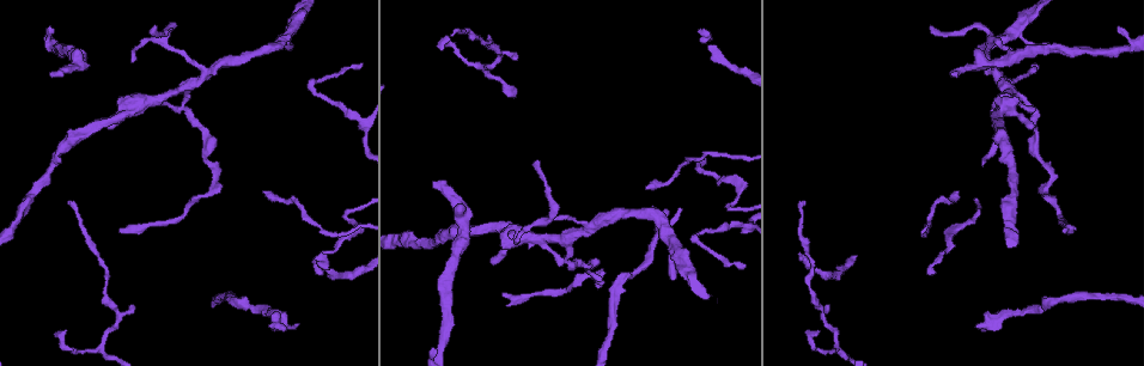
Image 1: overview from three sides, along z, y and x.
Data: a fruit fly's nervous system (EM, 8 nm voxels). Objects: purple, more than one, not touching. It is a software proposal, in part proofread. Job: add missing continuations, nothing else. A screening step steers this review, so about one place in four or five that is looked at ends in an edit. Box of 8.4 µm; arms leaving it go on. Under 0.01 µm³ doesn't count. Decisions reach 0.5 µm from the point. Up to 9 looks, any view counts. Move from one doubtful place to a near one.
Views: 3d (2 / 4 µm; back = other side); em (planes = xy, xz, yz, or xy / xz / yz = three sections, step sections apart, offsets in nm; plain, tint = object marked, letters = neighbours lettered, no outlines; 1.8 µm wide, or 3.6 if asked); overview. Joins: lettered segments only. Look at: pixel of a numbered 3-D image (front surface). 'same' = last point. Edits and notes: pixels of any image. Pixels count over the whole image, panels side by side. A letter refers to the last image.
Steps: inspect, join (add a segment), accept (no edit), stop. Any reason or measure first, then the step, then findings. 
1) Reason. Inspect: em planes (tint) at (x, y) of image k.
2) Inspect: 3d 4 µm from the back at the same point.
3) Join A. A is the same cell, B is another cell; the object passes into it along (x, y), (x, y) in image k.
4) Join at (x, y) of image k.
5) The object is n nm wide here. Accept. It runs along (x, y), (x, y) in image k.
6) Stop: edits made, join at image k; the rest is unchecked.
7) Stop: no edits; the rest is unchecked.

Tapers out. Inspect: em 3.6 µm planes (plain) at (704, 161) of image 1.

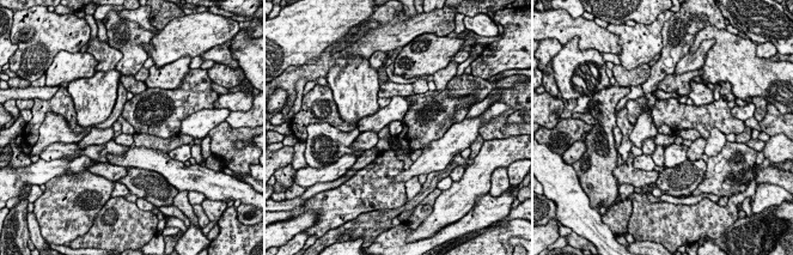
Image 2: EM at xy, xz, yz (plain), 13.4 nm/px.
Inspect: em 3.6 µm planes (letters) at the same point.

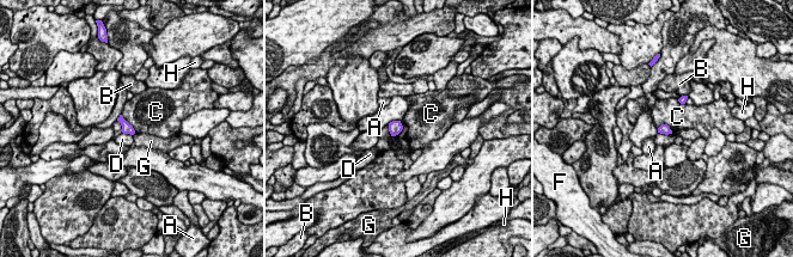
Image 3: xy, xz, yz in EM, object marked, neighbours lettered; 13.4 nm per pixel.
Accept. A, B, C, D, F, G and H are other cells; a border runs along (121, 115), (135, 133) in image 3; none of them fits.

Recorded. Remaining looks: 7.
Three arms meet. Inspect: 3d 2 µm at (591, 227) of image 1.

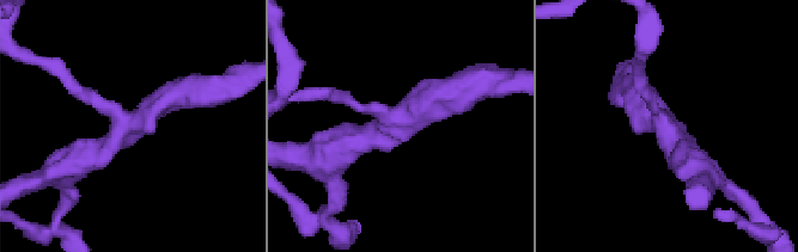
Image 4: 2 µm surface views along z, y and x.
Need the tissue. Inspect: em planes (letters) at (404, 125) of image 4.

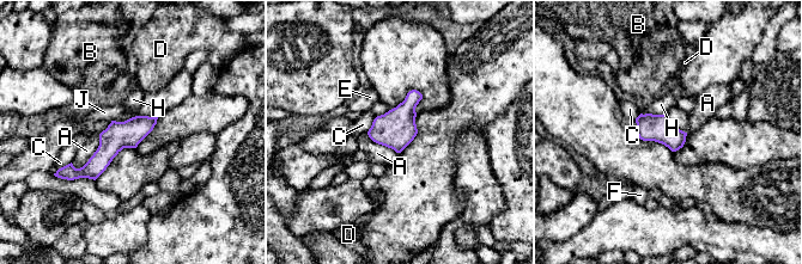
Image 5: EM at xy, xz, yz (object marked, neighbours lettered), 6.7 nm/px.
Accept. A, B, C, D, E, F, H and J are other cells; it runs along (153, 120), (87, 171), (71, 171) in image 5; none of them fits.

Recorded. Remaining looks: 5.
Free end. Inspect: em yz step 8 (tint) at (1016, 97) of image 1.

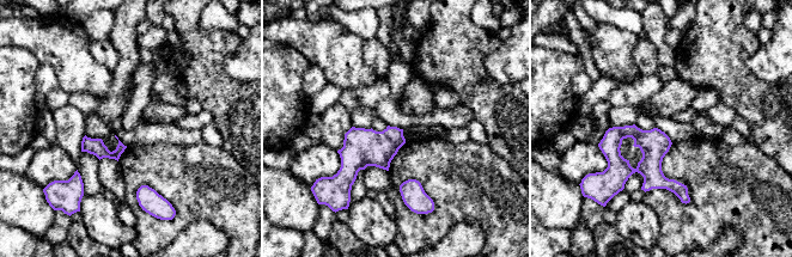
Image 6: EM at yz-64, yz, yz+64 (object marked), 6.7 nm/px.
Cut it another way. Inspect: em planes (letters) at the same point.

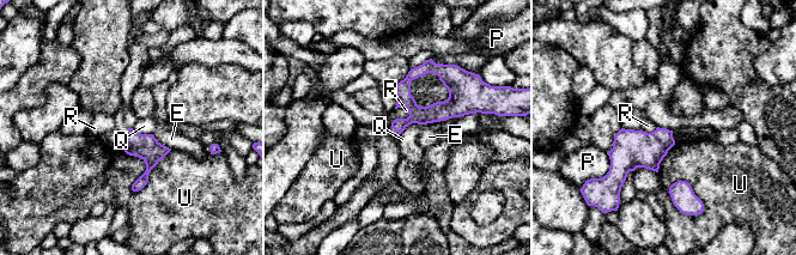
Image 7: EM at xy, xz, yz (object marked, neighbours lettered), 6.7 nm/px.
The longest contact is with Q, 440 nm. Accept. E, P, Q, R and U are other cells; no lettered segment goes on from it.

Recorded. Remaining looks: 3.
Branch stops here. Inspect: em xy step 16 (tint) at (49, 29) of image 1.

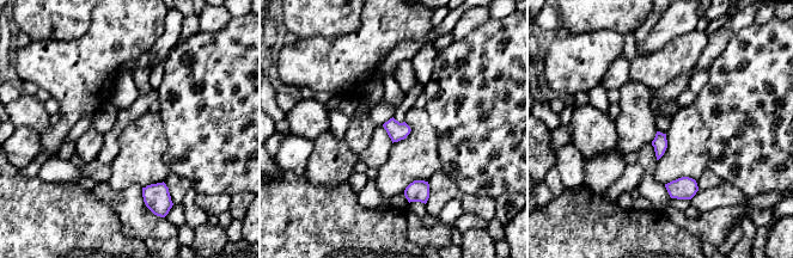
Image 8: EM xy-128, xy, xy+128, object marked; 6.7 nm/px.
Cut it another way. Inspect: em planes (letters) at the same point.

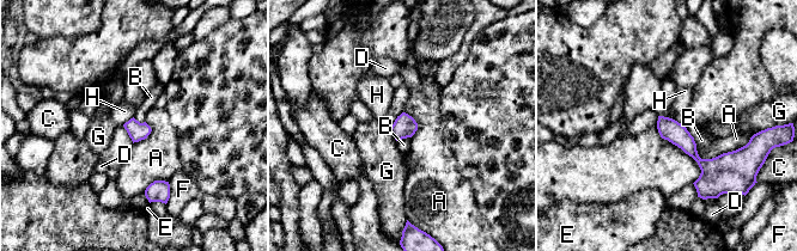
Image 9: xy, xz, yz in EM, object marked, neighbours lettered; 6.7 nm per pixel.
Accept. A, B, C, D, E, F, G and H are other cells; none of them fits.

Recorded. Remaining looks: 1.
Stop: no edits; the rest is unchecked.

